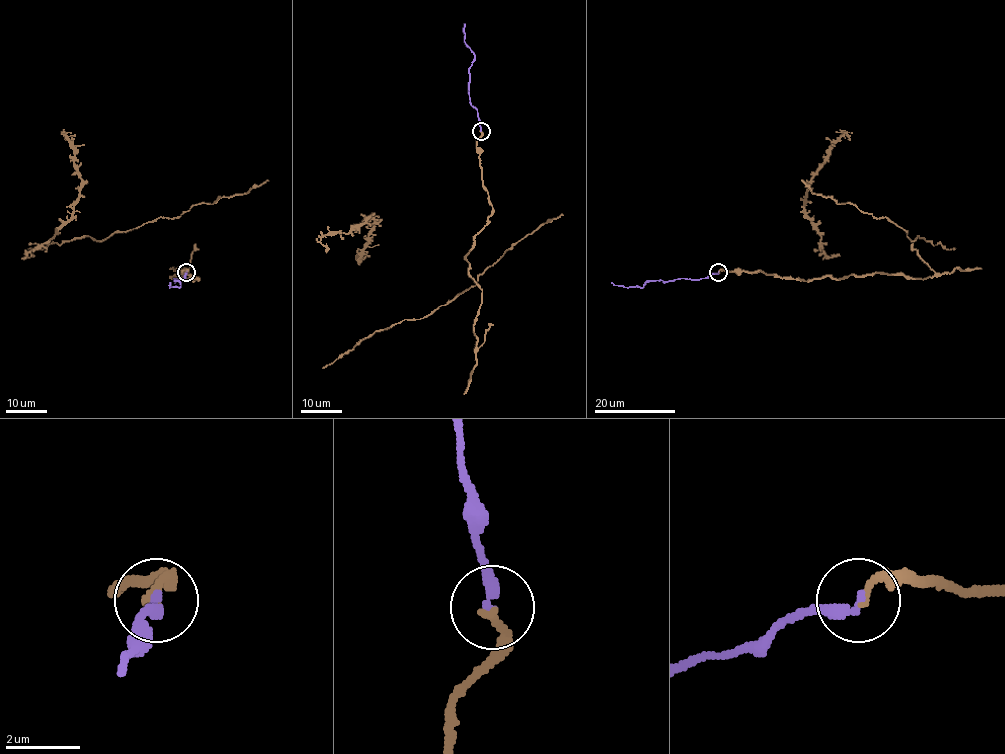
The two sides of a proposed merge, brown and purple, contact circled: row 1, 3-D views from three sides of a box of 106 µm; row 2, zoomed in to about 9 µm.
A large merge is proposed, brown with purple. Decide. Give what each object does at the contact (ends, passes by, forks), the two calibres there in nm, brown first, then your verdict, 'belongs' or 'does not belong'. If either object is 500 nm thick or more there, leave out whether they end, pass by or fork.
brown ends | purple ends | 200/320 nm | belongs

